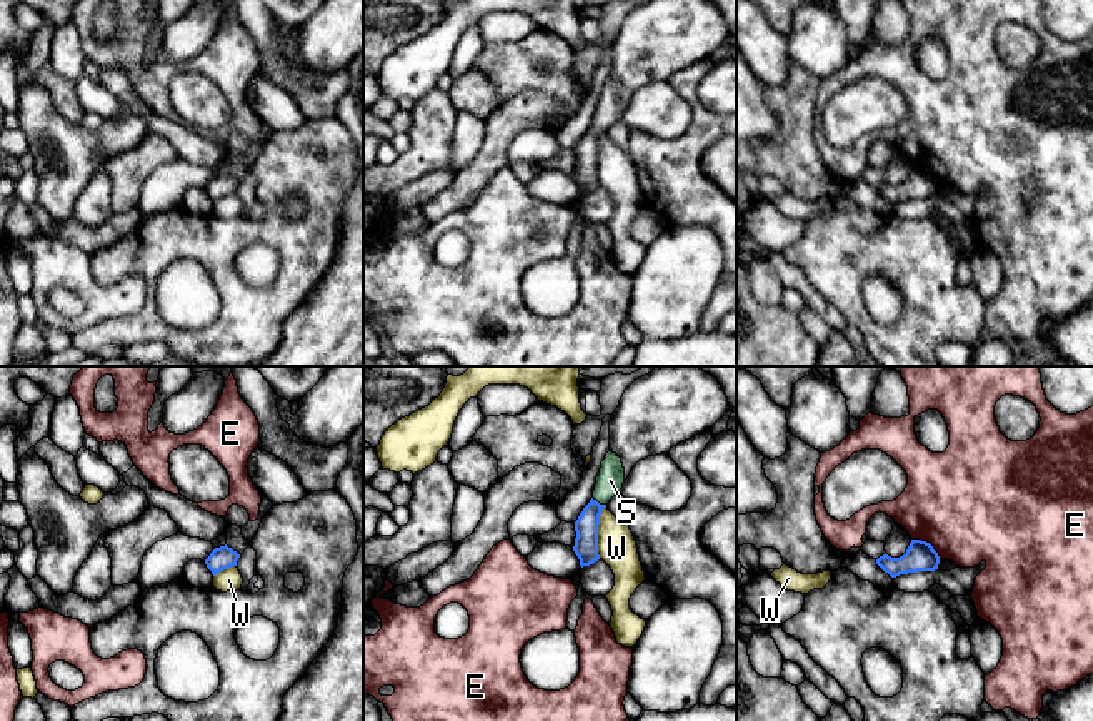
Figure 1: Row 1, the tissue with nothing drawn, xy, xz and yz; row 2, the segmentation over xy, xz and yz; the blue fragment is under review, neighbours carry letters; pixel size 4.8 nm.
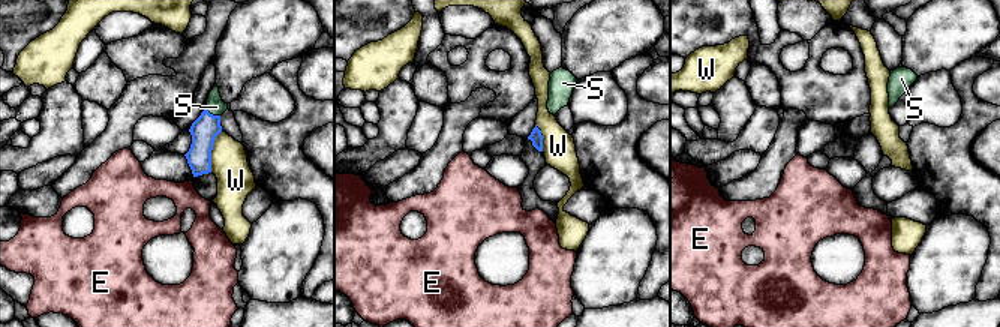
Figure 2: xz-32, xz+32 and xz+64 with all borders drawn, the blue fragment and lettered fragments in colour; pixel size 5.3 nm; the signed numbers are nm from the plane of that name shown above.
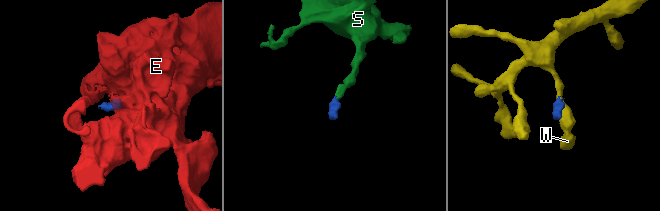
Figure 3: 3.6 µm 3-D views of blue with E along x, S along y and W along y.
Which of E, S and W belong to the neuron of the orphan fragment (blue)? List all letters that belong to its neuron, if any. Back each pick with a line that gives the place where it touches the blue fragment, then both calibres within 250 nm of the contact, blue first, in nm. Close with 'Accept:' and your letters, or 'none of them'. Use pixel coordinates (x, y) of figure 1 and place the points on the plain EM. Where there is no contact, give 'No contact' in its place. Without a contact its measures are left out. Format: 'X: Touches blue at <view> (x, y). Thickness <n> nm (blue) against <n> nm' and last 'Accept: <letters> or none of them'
S: Touches blue at xz (597, 129). Thickness 110 nm (blue) against 130 nm
Accept: S

